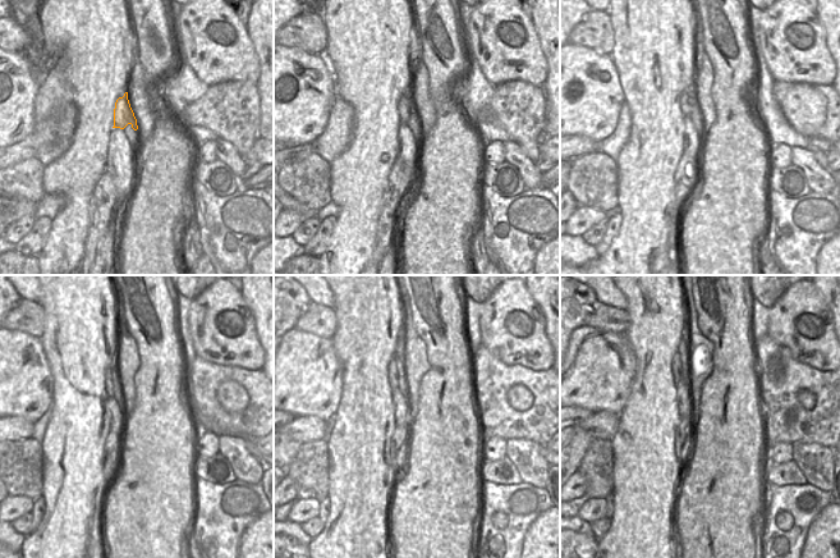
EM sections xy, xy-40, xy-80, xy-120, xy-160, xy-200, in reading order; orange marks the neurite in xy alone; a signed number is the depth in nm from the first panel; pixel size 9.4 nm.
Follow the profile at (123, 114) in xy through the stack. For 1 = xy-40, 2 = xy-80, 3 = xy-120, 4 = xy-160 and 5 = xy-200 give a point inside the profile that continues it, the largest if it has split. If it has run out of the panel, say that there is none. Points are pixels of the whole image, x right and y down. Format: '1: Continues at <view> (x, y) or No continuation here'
1: Continues at xy-40 (405, 108)
2: Continues at xy-80 (688, 103)
3: Continues at xy-120 (109, 380)
4: Continues at xy-160 (395, 369)
5: Continues at xy-200 (680, 362)

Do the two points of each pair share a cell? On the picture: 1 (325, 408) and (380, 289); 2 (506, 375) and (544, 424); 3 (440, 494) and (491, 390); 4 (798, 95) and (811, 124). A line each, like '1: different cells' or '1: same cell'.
1: different cells
2: same cell
3: different cells
4: same cell

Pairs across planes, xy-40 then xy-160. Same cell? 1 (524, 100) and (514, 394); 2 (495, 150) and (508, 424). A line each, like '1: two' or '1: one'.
1: one
2: two

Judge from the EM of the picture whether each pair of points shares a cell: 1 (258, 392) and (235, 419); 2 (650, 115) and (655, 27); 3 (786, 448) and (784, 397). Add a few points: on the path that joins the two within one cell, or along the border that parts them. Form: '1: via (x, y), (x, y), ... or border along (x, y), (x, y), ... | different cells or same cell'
1: via (258, 401), (258, 405), (244, 419) | same cell
2: via (651, 94), (653, 49) | same cell
3: border along (792, 443), (776, 443), (769, 447) | different cells

